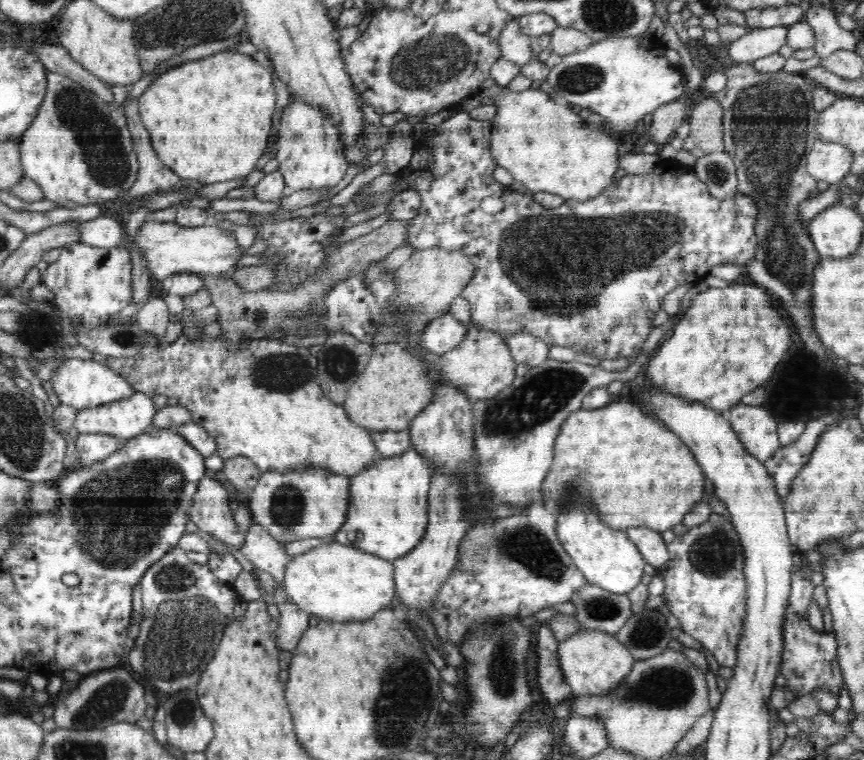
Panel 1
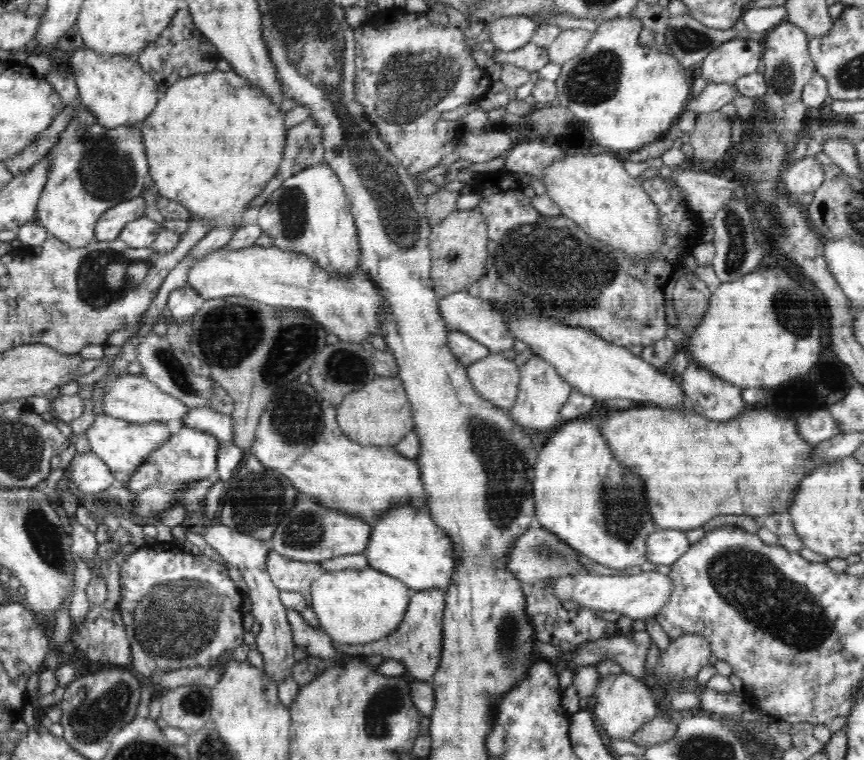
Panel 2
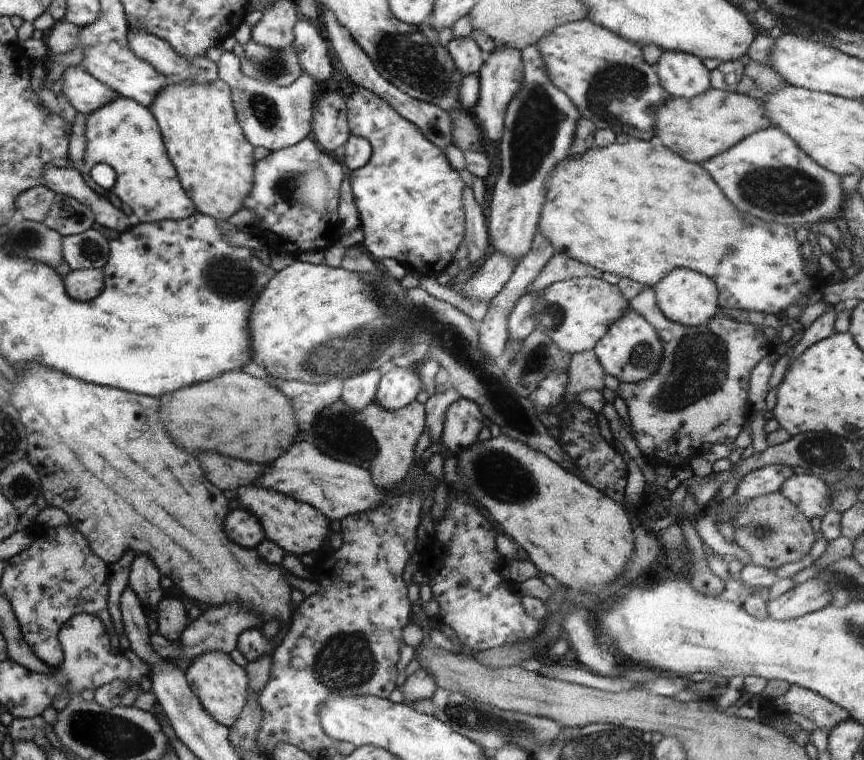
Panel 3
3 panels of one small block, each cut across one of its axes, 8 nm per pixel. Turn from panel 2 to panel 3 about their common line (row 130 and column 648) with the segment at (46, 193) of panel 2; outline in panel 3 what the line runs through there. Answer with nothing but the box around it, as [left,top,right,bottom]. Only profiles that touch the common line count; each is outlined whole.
[538,18,674,141]

